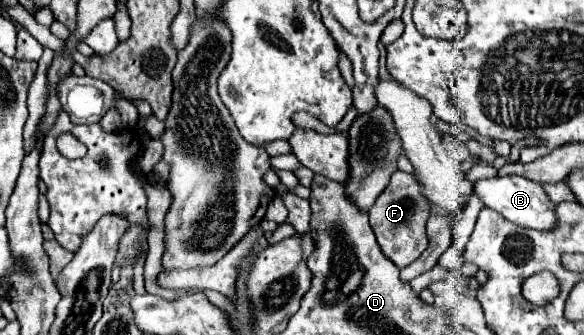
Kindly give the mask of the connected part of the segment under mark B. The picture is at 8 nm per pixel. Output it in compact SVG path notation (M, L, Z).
M496 176L490 180L480 180L474 186L474 190L488 208L500 212L504 218L508 218L514 224L520 224L532 230L554 230L556 228L556 204L548 198L542 184L536 184L520 176L506 176L506 178Z

